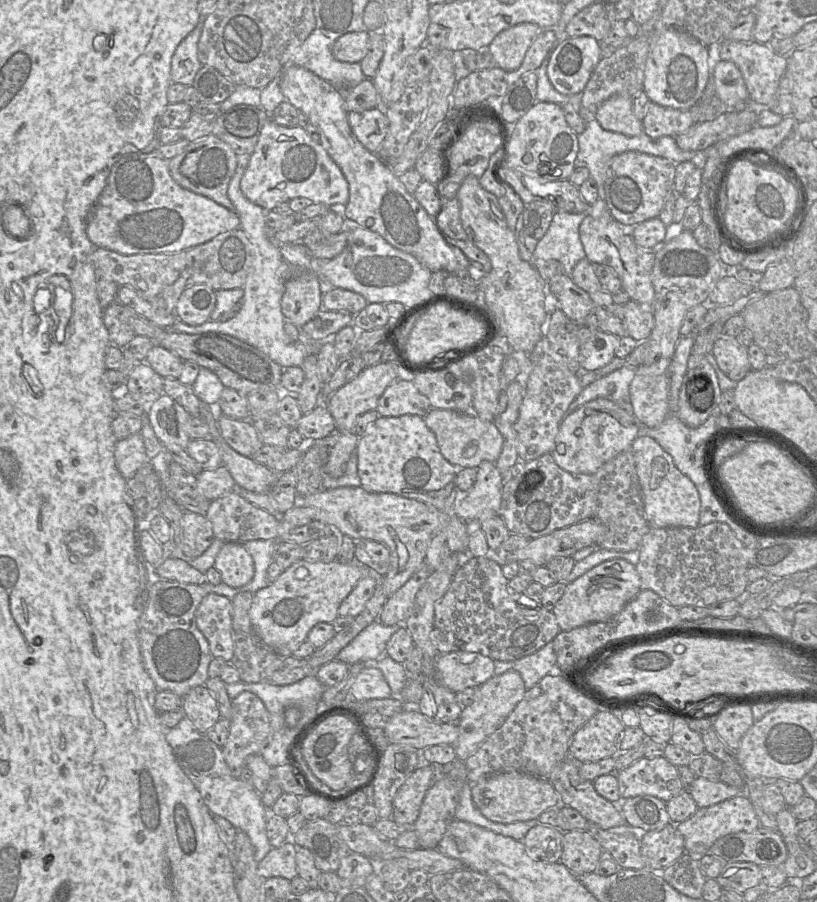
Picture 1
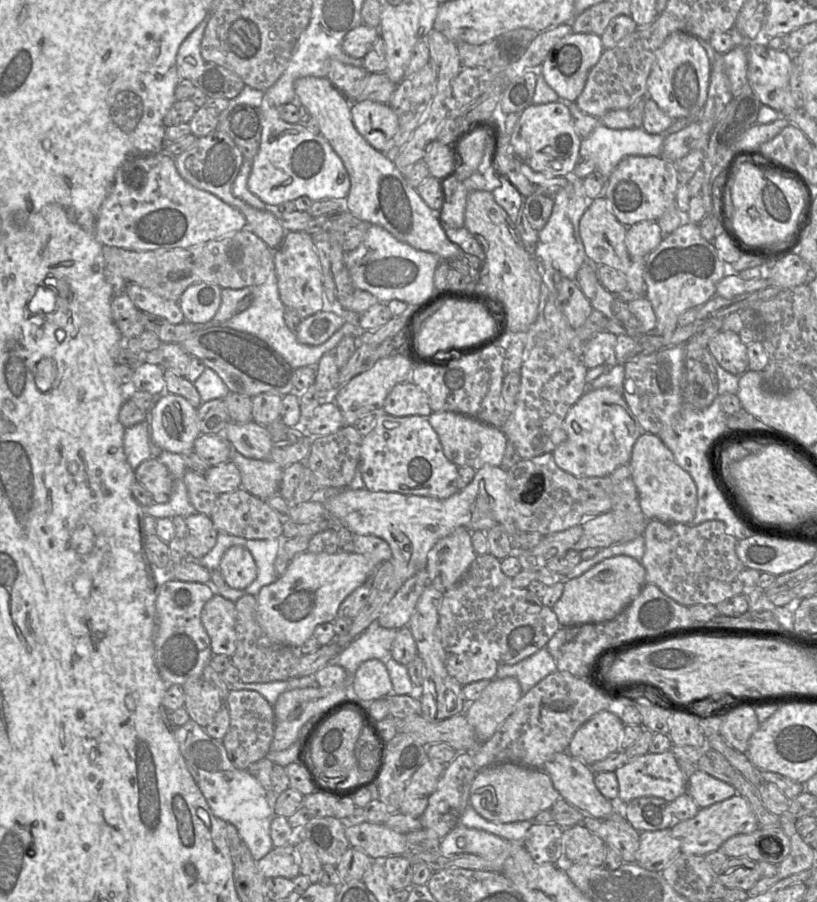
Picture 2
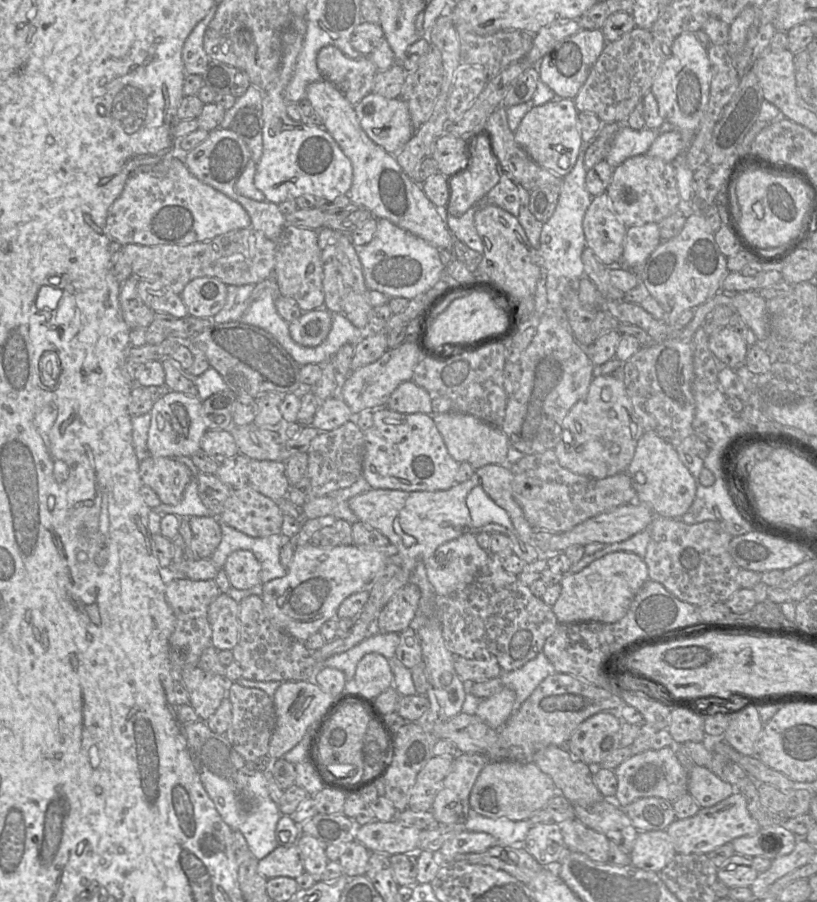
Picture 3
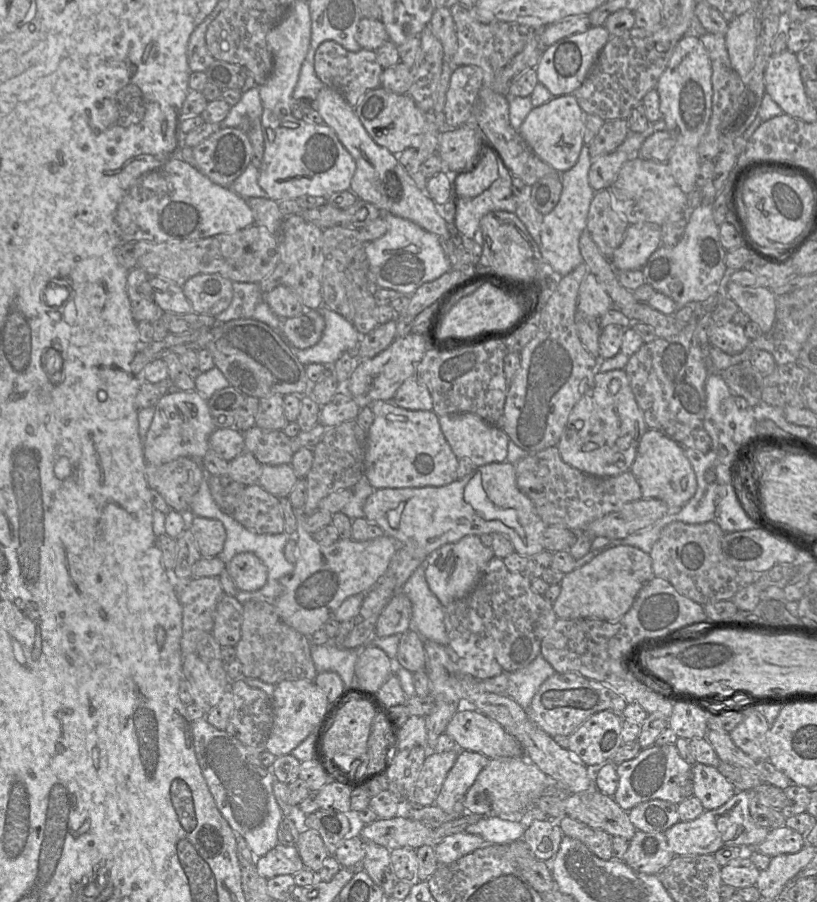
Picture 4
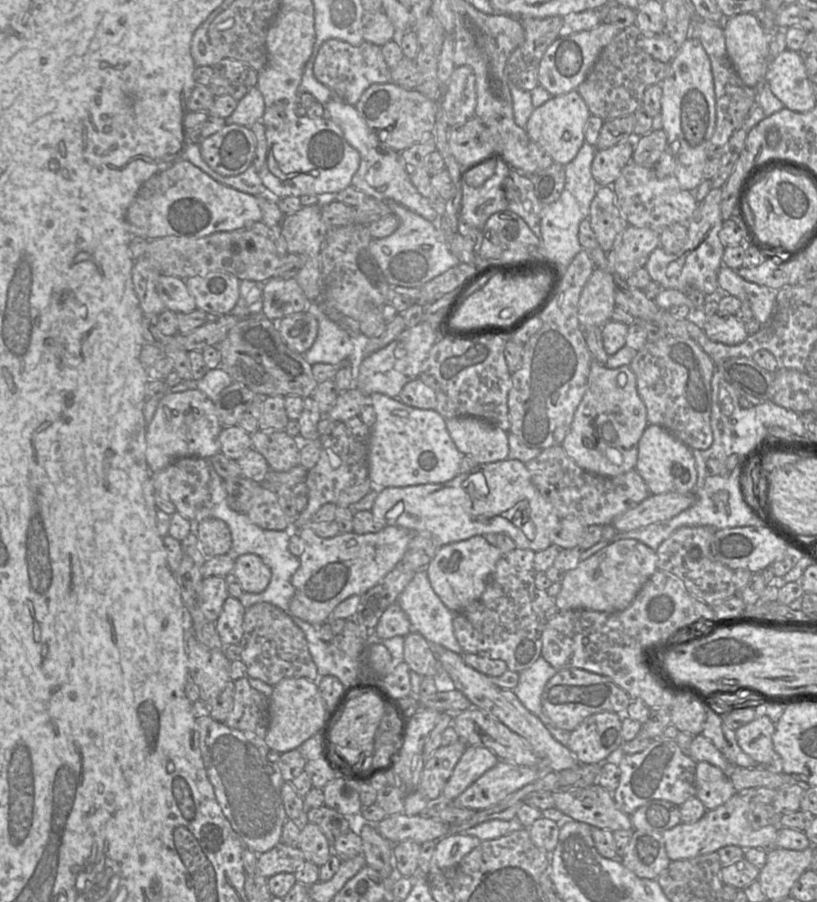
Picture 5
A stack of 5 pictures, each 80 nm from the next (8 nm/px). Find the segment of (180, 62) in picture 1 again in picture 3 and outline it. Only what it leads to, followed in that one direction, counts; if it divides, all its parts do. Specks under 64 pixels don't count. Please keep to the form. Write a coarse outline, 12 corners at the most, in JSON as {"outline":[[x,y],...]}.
{"outline":[[211,20],[198,22],[183,44],[186,74],[202,75],[212,60],[203,48]]}

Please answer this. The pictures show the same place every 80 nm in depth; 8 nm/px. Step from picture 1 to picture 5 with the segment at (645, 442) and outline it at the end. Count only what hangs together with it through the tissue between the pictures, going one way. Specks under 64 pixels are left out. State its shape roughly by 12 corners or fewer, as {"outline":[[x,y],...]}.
{"outline":[[648,423],[635,469],[650,494],[693,494],[691,449]]}

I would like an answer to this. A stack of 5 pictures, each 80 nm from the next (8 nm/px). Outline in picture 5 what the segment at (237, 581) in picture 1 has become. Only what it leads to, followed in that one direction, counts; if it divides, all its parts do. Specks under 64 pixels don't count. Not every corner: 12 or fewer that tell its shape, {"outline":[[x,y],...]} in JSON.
{"outline":[[256,554],[235,559],[244,592],[261,593],[271,570]]}

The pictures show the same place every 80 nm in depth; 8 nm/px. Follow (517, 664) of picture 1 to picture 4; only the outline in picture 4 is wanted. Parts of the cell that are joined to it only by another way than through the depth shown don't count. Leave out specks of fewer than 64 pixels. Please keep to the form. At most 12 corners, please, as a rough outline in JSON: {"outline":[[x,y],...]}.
{"outline":[[540,653],[508,674],[505,694],[527,711],[555,673]]}

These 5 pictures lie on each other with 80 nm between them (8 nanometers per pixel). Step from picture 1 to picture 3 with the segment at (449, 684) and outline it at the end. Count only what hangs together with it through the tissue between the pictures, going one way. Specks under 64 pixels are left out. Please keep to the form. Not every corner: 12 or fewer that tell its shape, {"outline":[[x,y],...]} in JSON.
{"outline":[[454,656],[454,668],[466,684],[500,676],[497,659]]}

